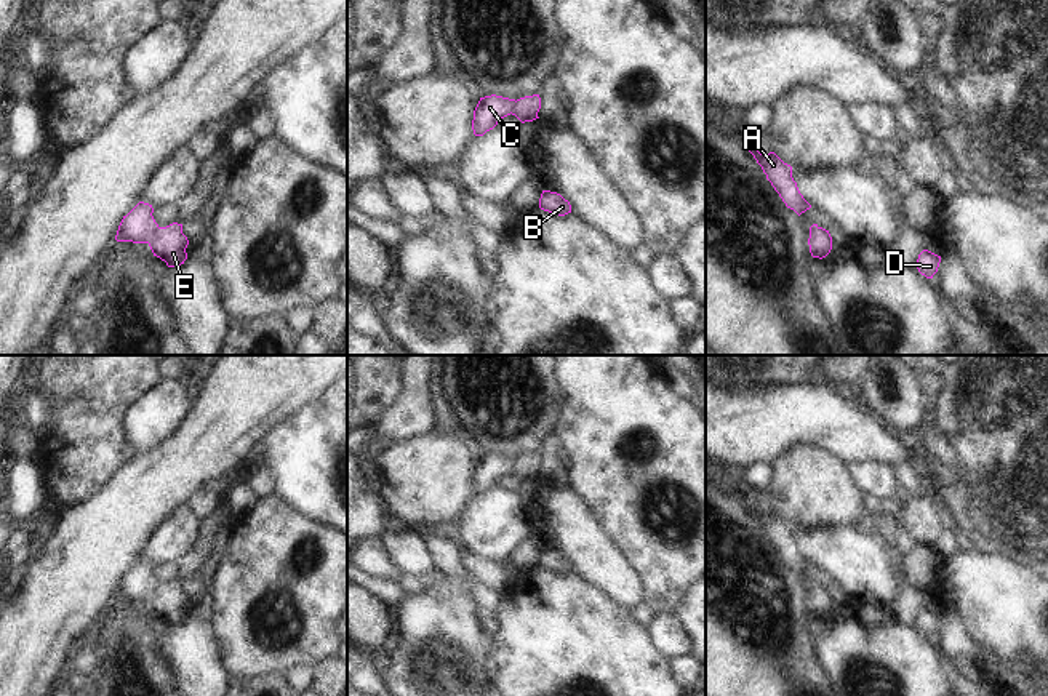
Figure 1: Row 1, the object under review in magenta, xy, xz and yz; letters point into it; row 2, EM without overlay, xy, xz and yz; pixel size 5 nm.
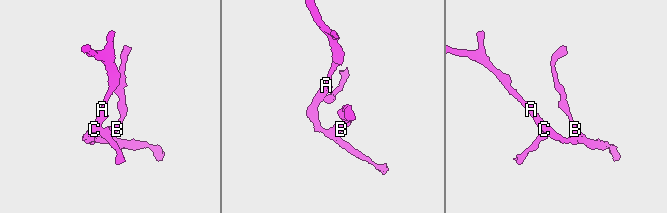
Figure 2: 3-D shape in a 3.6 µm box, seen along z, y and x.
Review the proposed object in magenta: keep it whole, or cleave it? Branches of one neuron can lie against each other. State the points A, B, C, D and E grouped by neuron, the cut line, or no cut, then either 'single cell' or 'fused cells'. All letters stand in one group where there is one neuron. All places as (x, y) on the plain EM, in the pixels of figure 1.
A B C D E | no cut | single cell

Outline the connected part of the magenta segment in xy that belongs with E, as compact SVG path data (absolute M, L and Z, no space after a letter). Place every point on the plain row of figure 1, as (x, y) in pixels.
M139 560L126 574L123 574L115 598L147 602L154 614L166 621L168 626L181 624L187 618L187 595L182 592L182 582L173 581L160 586L149 562Z

